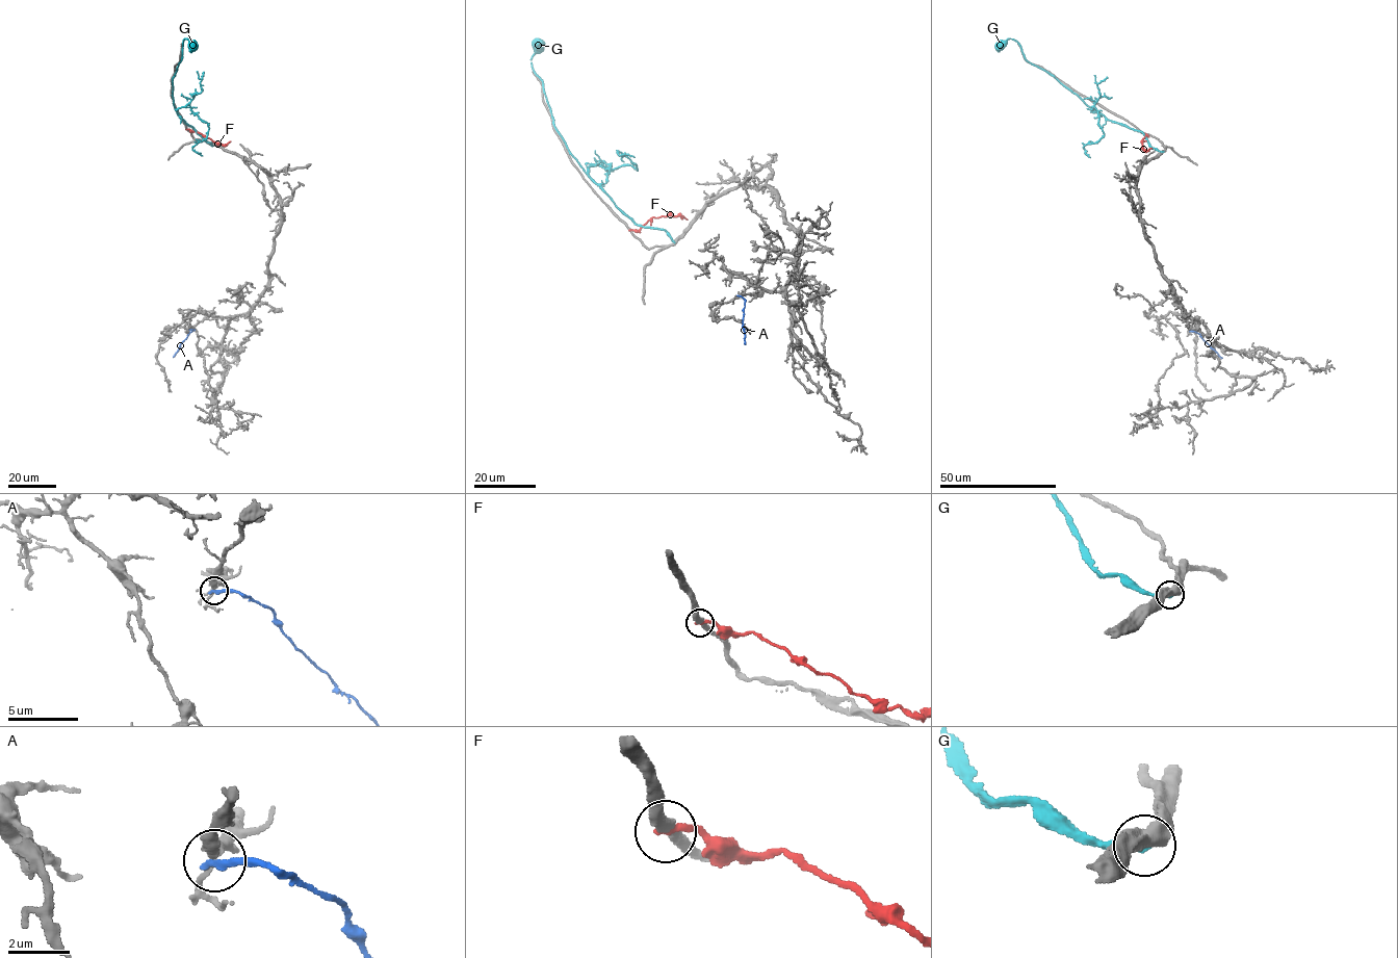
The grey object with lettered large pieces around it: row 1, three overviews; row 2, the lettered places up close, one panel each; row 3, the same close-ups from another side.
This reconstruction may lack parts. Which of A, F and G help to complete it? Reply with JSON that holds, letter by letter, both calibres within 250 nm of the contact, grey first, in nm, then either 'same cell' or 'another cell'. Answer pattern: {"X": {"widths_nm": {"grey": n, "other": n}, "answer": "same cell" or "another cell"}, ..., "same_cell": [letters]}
{"A": {"widths_nm": {"grey": 260, "other": 300}, "answer": "another cell"}, "F": {"widths_nm": {"grey": 380, "other": 200}, "answer": "another cell"}, "G": {"widths_nm": {"grey": 550, "other": 280}, "answer": "another cell"}, "same_cell": []}

